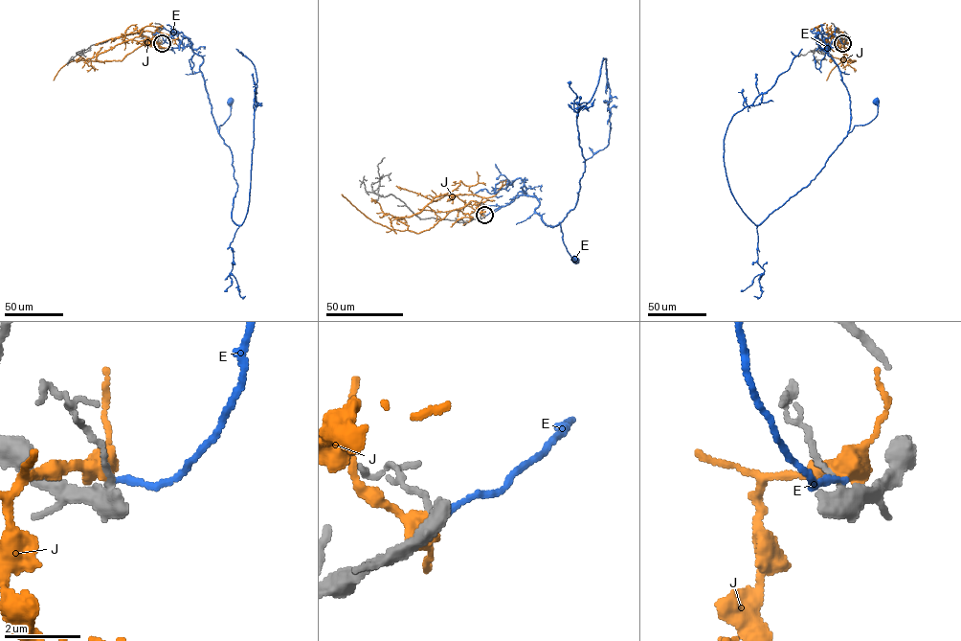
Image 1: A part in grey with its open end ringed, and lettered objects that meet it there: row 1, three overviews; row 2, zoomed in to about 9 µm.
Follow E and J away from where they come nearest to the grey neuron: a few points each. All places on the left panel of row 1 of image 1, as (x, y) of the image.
E: (162, 43), (168, 36), (179, 39), (203, 57), (199, 70), (219, 132), (231, 114), (230, 101)
J: (162, 43), (148, 41), (121, 60), (96, 58), (125, 41), (152, 39), (167, 47), (178, 37)

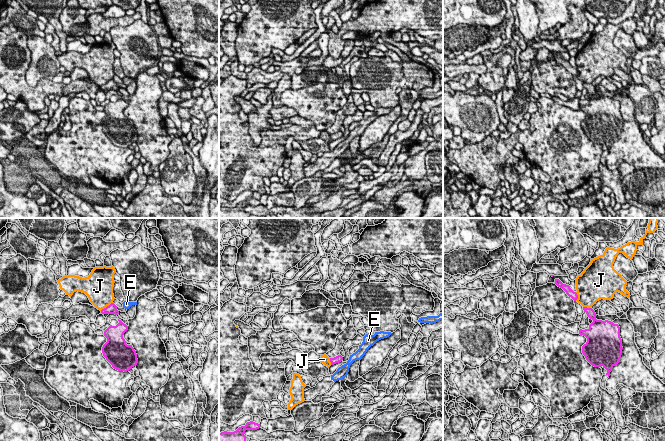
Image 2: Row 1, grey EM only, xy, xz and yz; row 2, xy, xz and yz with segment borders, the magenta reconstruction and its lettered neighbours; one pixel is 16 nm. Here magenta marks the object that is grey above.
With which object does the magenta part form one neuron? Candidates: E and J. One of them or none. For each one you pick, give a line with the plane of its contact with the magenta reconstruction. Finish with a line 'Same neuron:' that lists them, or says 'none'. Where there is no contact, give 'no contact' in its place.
Same neuron: none

